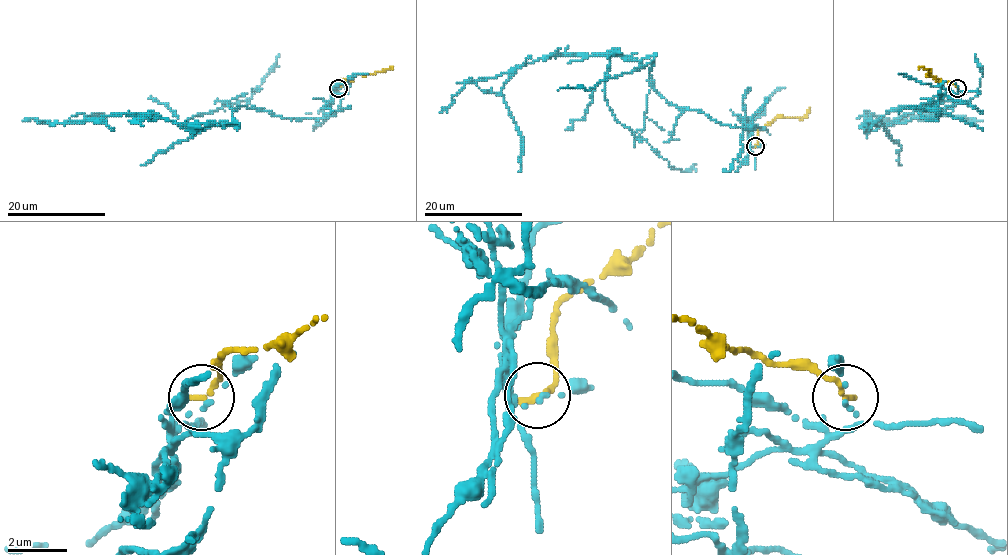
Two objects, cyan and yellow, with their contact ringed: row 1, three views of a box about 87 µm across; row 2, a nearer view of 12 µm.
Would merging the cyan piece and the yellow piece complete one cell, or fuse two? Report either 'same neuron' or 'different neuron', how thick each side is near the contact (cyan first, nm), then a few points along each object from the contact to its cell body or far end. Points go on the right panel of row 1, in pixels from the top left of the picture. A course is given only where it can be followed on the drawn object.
different neuron; 160 nm thick on the cyan side, 240 nm on the other; cyan runs (957, 88), (937, 95), (937, 119), (903, 106), (863, 126), (872, 131), (969, 100), (982, 77), (974, 53); yellow runs (957, 88), (928, 74), (930, 71), (918, 67)

